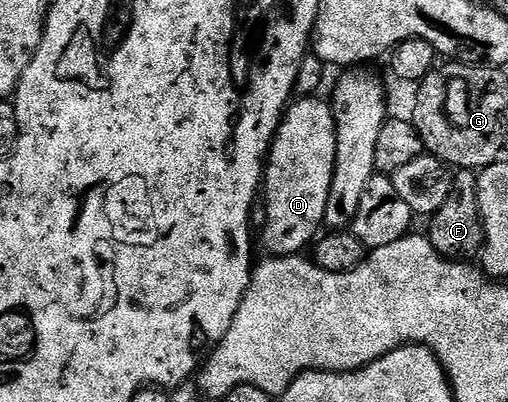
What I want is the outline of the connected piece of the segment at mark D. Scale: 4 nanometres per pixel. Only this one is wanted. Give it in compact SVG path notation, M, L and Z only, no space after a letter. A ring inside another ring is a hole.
M315 95L304 96L299 99L303 101L296 100L284 112L265 158L261 197L266 204L267 217L261 238L268 249L266 252L276 257L302 254L303 248L307 244L308 248L316 240L323 225L325 202L329 200L337 155L337 139L331 106L326 100L318 101L317 98Z

